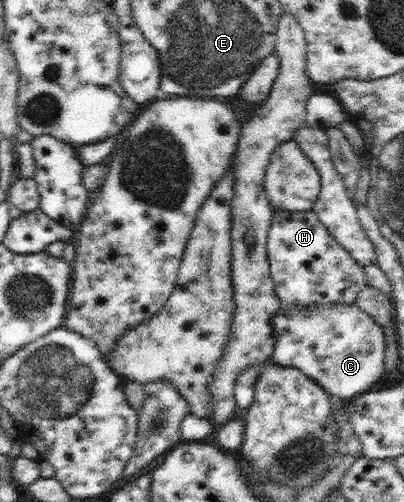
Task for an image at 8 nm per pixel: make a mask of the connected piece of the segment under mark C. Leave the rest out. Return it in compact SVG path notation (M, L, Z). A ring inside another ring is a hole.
M322 304L322 306L306 306L306 308L289 308L280 310L273 319L273 330L277 342L273 356L259 366L259 370L269 365L295 367L302 370L309 378L316 380L331 397L353 400L364 392L370 391L371 386L386 376L383 360L385 360L385 334L366 312L357 309L354 304Z

